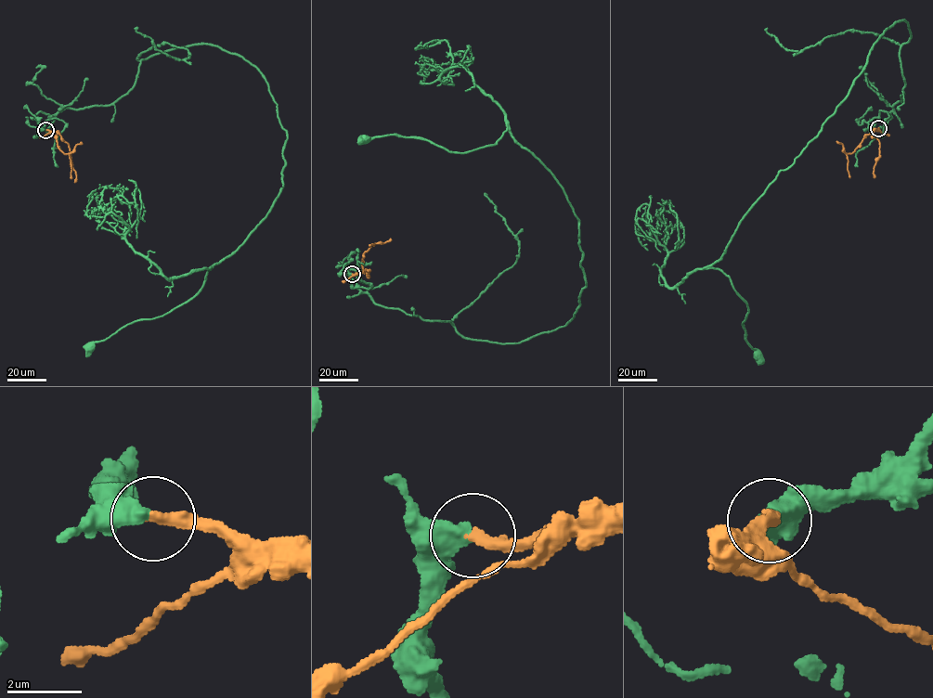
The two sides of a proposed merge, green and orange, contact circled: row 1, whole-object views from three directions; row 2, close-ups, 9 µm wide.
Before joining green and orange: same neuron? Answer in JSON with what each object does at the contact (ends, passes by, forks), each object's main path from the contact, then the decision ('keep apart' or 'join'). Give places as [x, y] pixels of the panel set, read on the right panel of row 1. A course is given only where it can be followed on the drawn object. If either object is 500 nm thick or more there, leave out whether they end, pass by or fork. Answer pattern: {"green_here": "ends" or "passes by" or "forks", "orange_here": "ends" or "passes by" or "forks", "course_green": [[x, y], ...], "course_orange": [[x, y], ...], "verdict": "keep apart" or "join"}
{"course_green": [[878, 128], [903, 95], [902, 19], [705, 267], [745, 301], [757, 354]], "course_orange": [[878, 128], [866, 135], [854, 151], [846, 153], [850, 177]], "verdict": "join"}

